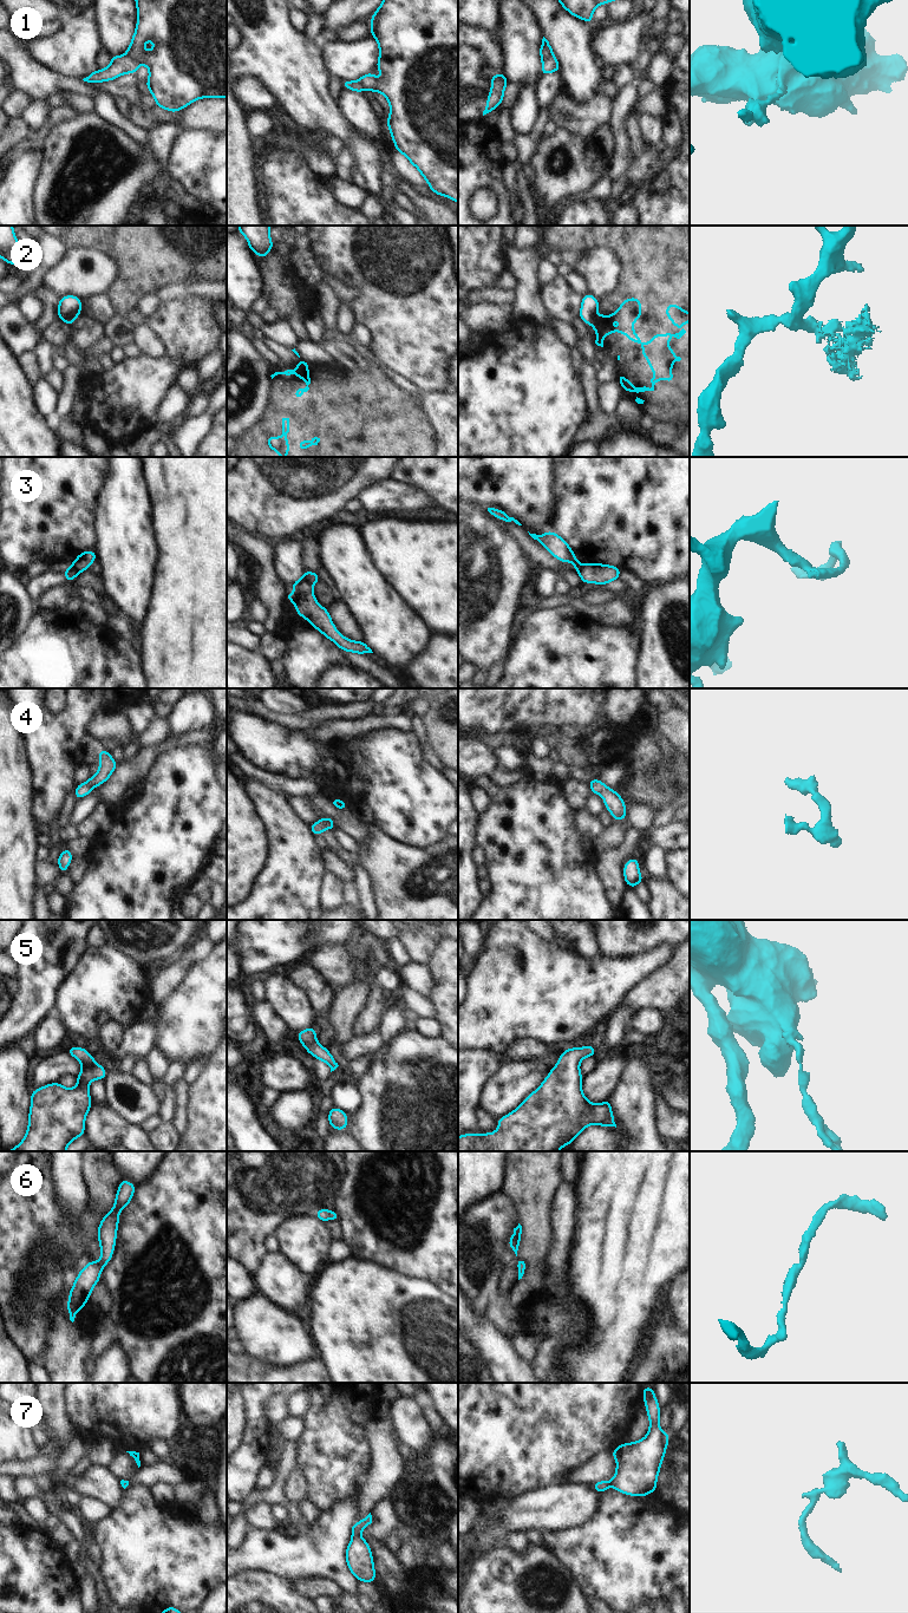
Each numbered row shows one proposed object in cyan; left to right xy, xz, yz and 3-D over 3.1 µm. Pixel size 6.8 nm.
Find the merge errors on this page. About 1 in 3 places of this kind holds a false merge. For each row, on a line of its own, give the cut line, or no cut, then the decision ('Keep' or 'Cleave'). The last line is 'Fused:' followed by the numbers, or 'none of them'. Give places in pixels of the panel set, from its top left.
1: Split along xy (125, 54), (139, 64). Cleave
2: Split along yz (596, 315), (590, 325). Cleave
3: Split along xz (301, 578), (312, 586). Cleave
4: No split. Keep
5: No split. Keep
6: No split. Keep
7: No split. Keep
Fused: 1, 2, 3

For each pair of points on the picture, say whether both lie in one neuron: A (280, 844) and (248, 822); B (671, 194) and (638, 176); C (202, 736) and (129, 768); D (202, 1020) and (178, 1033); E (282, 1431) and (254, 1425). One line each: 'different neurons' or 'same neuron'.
A: different neurons
B: different neurons
C: same neuron
D: same neuron
E: different neurons

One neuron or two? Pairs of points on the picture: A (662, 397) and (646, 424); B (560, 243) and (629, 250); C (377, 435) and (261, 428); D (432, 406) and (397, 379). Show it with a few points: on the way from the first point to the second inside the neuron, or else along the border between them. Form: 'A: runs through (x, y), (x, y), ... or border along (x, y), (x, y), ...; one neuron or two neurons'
A: border along (644, 411), (657, 419); two neurons
B: runs through (577, 237), (612, 237); one neuron
C: runs through (348, 435), (289, 435); one neuron
D: runs through (424, 398), (417, 391), (405, 385); one neuron

